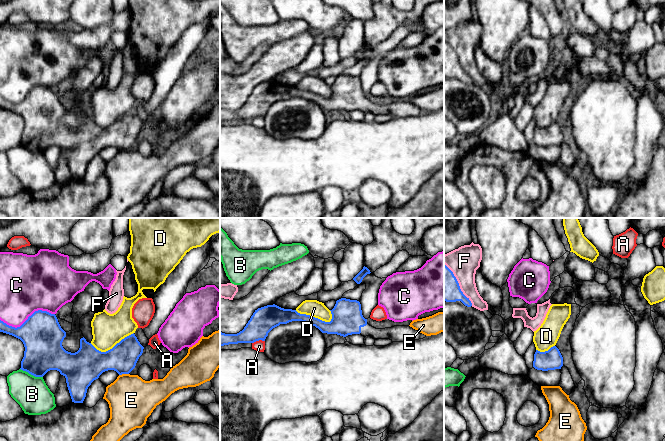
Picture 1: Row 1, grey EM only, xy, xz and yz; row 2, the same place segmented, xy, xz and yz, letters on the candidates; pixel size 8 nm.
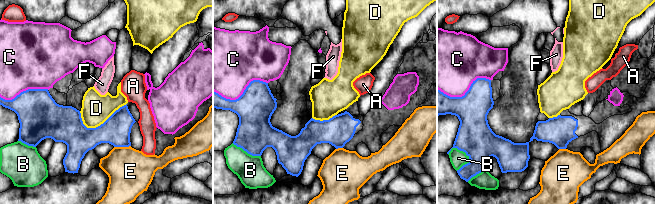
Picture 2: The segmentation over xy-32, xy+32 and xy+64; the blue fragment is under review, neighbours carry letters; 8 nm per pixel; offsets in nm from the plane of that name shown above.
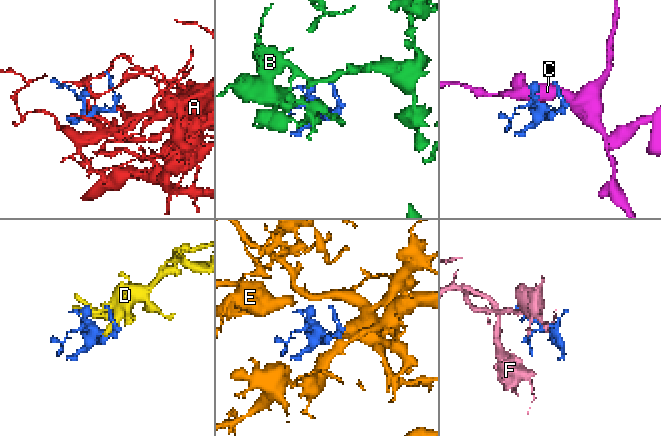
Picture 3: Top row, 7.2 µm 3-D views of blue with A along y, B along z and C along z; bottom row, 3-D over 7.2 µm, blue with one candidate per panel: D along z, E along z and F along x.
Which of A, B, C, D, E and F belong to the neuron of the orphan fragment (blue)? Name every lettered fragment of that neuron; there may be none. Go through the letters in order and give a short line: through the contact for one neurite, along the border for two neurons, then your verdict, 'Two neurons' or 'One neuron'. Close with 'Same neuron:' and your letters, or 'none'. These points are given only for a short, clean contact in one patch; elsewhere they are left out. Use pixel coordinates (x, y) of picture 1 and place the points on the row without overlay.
A: Two neurons
B: Two neurons
C: Two neurons
D: Two neurons
E: Line: xy (128, 149), (119, 151). Two neurons
F: Two neurons
Same neuron: none

